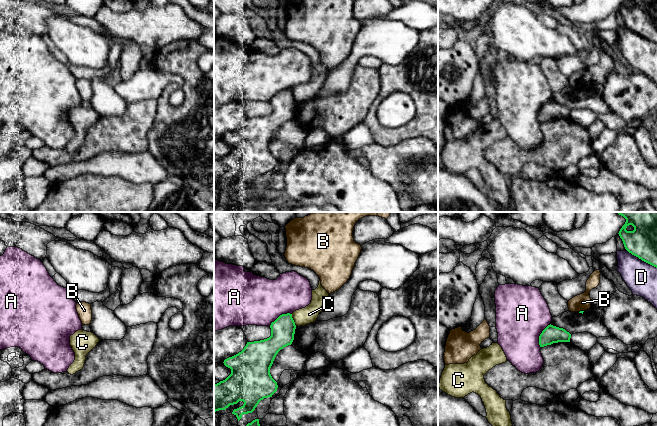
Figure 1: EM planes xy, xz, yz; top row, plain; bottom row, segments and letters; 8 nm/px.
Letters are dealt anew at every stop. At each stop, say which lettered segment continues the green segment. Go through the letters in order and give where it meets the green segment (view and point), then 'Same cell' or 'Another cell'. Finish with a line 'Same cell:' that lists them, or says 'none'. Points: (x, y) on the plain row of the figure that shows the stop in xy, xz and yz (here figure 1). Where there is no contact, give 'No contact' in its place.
A: Touches green at yz (540, 111). Another cell
B: Touches green at yz (581, 87). Another cell
C: Touches green at xz (293, 96). Another cell
D: Touches green at yz (642, 36). Another cell
Same cell: none

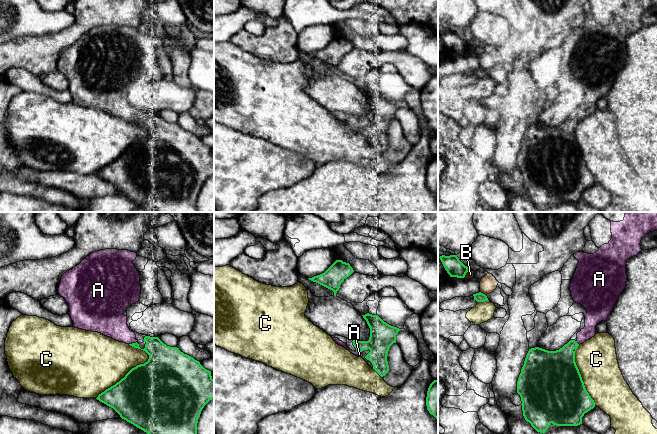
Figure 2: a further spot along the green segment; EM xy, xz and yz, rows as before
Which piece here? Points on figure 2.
A: Touches green at xy (134, 119). Same cell
B: Touches green at yz (466, 48). Another cell
C: Touches green at xy (124, 153). Another cell
Same cell: A

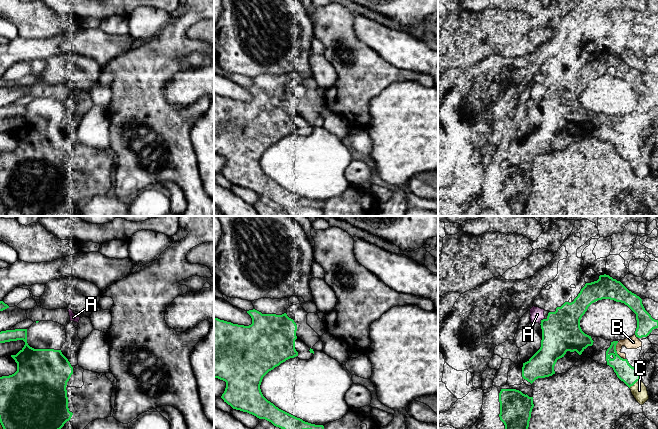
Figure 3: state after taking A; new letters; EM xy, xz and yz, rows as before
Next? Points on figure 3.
A: Touches green at yz (541, 97). Same cell
B: Touches green at yz (616, 128). Same cell
C: Touches green at yz (634, 159). Another cell
Same cell: A, B

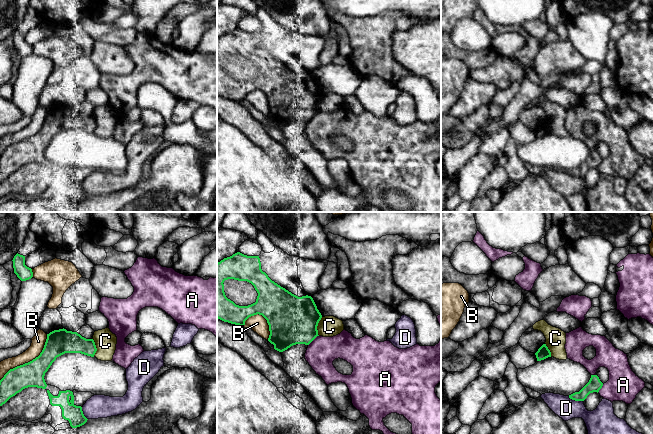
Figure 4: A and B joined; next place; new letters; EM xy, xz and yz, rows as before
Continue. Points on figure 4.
A: Touches green at xz (313, 115). Another cell
B: Touches green at xy (30, 137). Another cell
C: Touches green at xz (317, 101). Another cell
D: Touches green at yz (575, 176). Another cell
Same cell: none

